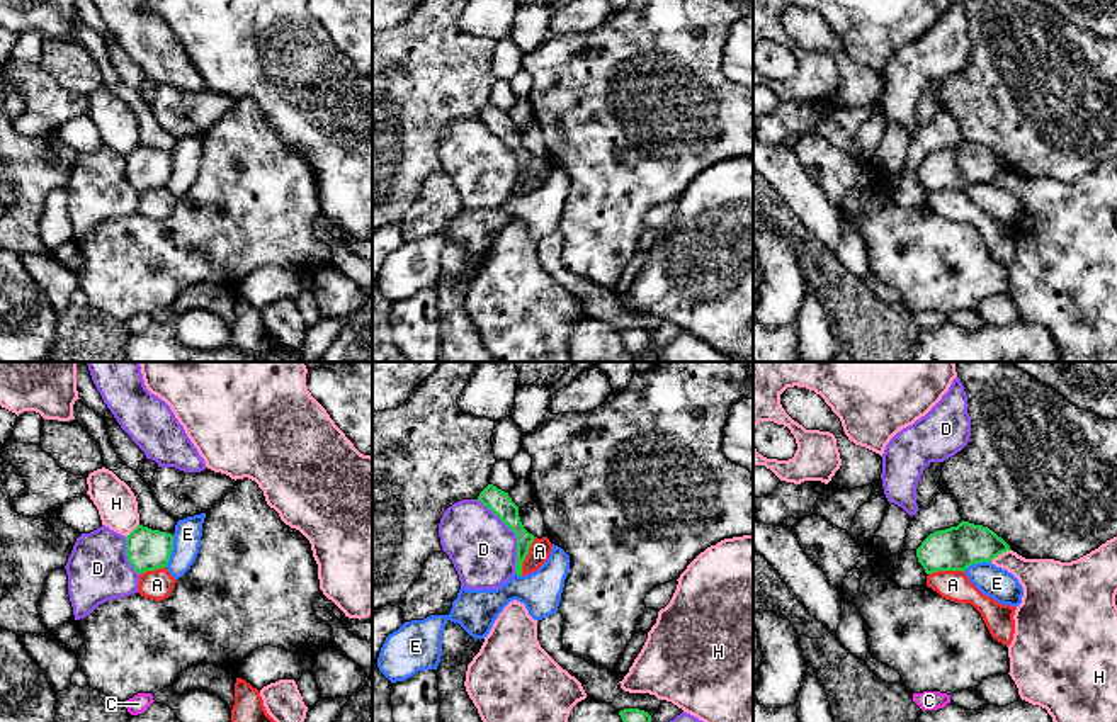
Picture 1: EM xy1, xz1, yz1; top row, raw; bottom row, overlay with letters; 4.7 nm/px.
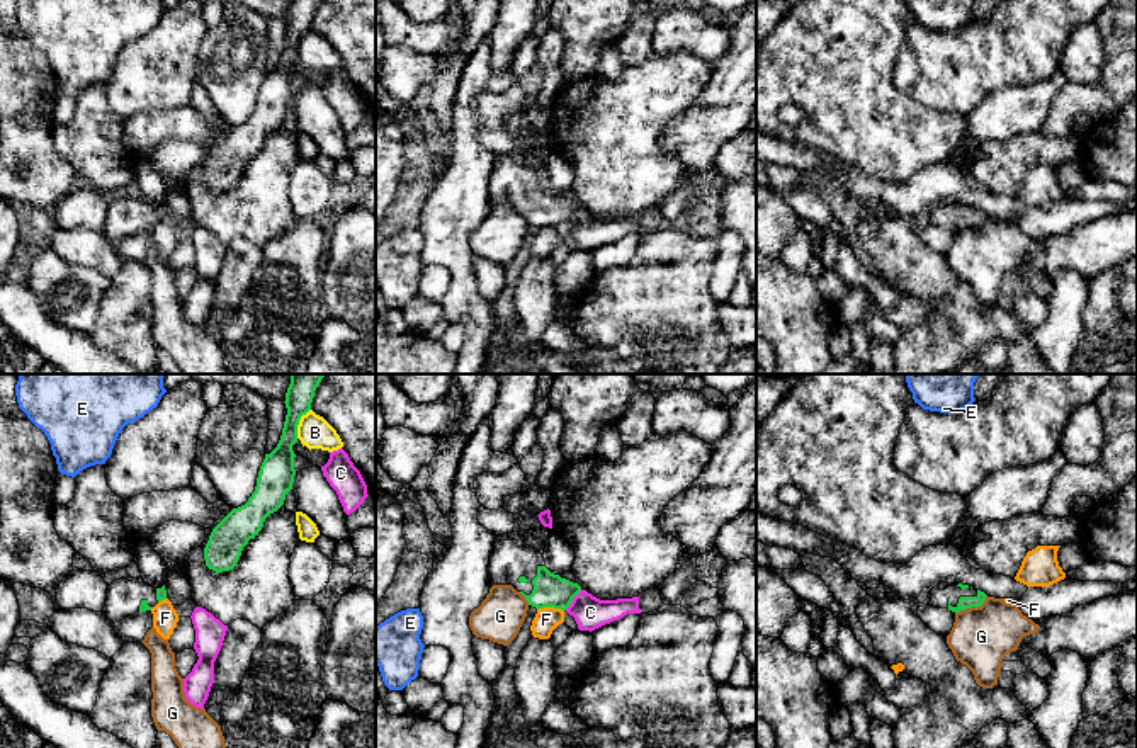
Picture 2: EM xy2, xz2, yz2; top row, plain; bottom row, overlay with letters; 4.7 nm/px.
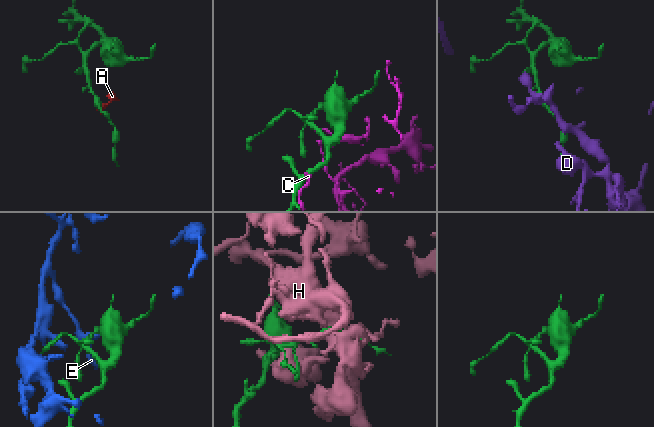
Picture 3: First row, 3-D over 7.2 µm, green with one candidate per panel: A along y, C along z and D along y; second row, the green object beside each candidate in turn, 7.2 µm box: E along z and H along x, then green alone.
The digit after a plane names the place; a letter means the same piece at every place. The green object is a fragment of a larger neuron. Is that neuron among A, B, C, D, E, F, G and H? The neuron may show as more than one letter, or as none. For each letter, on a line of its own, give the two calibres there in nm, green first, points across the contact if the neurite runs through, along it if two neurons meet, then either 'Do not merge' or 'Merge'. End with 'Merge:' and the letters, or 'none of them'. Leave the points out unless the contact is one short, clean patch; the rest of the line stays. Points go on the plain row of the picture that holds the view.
A: Thickness 100 nm (green) against 100 nm. Boundary: xz1 (536, 157), (522, 182), (521, 194). Do not merge
B: Thickness 160 nm (green) against 160 nm. Do not merge
C: Thickness 160 nm (green) against 160 nm. Do not merge
D: Thickness 110 nm (green) against 320 nm. Do not merge
E: Thickness 200 nm (green) against 130 nm. Boundary: xy1 (174, 155), (170, 179), (165, 186). Do not merge
F: Thickness 160 nm (green) against 120 nm. Boundary: xz2 (537, 226), (560, 226), (563, 230). Do not merge
G: Thickness 60 nm (green) against 280 nm. Do not merge
H: Thickness 200 nm (green) against 220 nm. Boundary: yz1 (1010, 169), (990, 180). Do not merge
Merge: none of them

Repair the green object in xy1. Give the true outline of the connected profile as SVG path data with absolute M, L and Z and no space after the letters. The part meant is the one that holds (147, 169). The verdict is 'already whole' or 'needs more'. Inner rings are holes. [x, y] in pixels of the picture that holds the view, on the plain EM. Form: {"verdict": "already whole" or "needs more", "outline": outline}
{"verdict": "already whole", "outline": "M138 144L126 156L126 175L138 194L167 187L173 168L173 155Z"}

